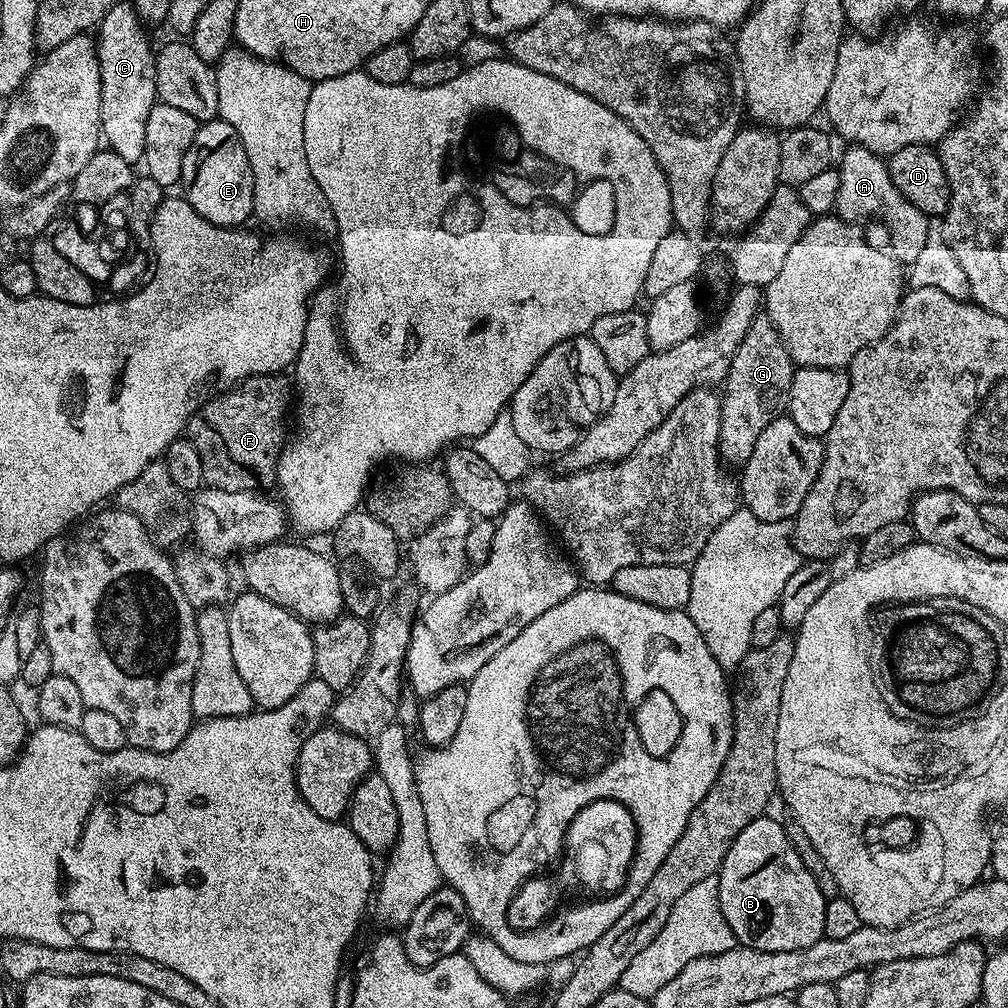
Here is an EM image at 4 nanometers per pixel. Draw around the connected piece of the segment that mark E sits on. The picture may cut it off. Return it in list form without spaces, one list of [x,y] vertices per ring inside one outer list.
[[[217,118],[201,123],[194,142],[190,142],[190,150],[186,150],[186,158],[182,158],[180,184],[184,188],[183,199],[214,226],[240,228],[253,219],[254,174],[242,138],[238,138],[238,130],[230,122]]]

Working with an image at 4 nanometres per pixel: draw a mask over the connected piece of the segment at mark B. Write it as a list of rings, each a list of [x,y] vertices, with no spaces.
[[[765,814],[751,820],[742,834],[734,838],[730,850],[726,850],[726,858],[718,873],[718,898],[722,914],[726,922],[730,922],[730,930],[734,930],[737,945],[759,952],[806,950],[814,946],[814,942],[824,939],[828,901],[822,890],[818,890],[814,874],[810,874],[802,858],[798,858],[783,823],[779,819],[771,820],[770,817],[771,815]]]

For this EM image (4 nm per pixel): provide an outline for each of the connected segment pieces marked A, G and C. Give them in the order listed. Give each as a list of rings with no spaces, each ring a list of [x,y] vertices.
[[[848,146],[844,152],[844,157],[839,157],[838,171],[840,181],[838,182],[838,198],[836,199],[835,215],[841,220],[849,222],[861,222],[868,220],[873,216],[876,220],[888,224],[892,231],[891,255],[900,261],[901,265],[910,266],[914,258],[926,246],[926,238],[930,231],[930,217],[922,214],[918,206],[906,202],[902,194],[894,187],[894,182],[890,182],[888,165],[876,153],[861,148],[859,146]]]
[[[761,314],[750,322],[742,346],[730,362],[730,370],[722,382],[720,396],[720,443],[718,455],[725,465],[743,466],[754,454],[754,442],[758,434],[770,426],[785,411],[794,365],[774,322],[767,314]]]
[[[118,2],[100,20],[94,32],[96,57],[100,63],[100,81],[102,82],[102,106],[100,107],[100,131],[105,145],[118,158],[136,166],[144,159],[146,150],[146,122],[150,119],[150,110],[158,103],[156,95],[156,52],[148,41],[149,29],[131,3]]]

